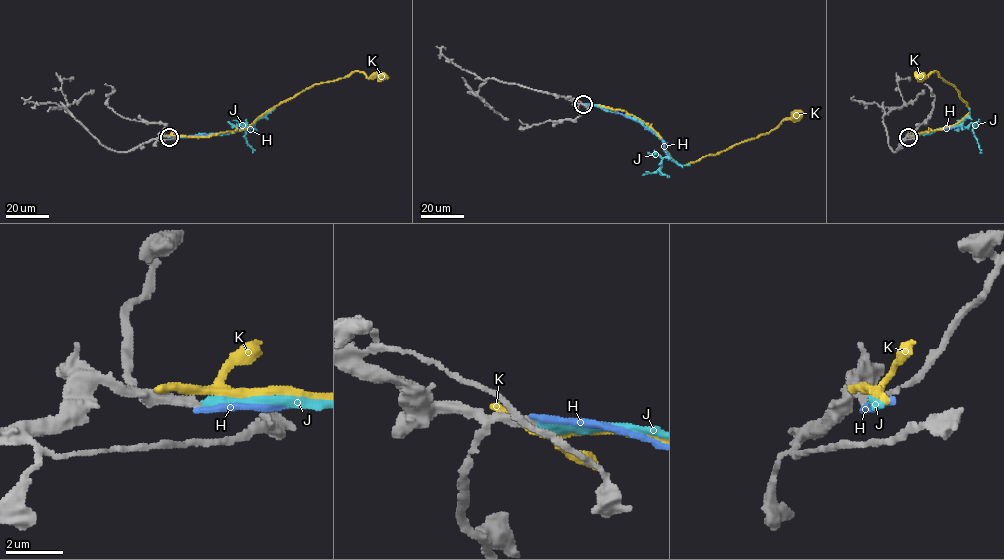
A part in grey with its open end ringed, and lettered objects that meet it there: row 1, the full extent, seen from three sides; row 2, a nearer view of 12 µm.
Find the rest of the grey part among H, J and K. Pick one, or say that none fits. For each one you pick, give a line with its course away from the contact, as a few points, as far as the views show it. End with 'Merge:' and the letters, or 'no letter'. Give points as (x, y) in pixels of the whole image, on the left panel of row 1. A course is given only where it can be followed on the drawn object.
J: via (168, 136), (228, 134), (253, 126), (247, 127), (246, 123), (245, 137), (252, 152)
Merge: J

